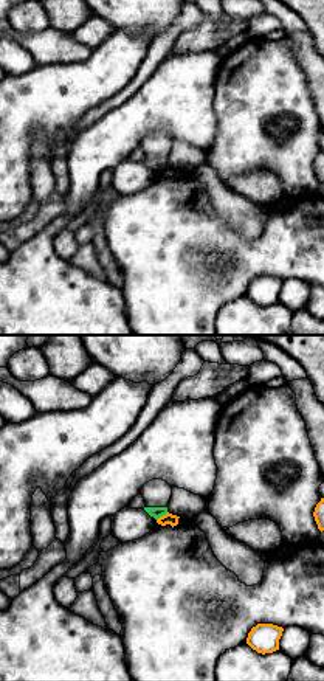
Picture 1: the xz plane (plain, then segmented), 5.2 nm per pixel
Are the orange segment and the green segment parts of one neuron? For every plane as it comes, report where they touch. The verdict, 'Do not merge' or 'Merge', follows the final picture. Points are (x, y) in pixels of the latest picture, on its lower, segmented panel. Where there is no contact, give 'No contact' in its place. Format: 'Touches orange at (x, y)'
Touches orange at (163, 515)

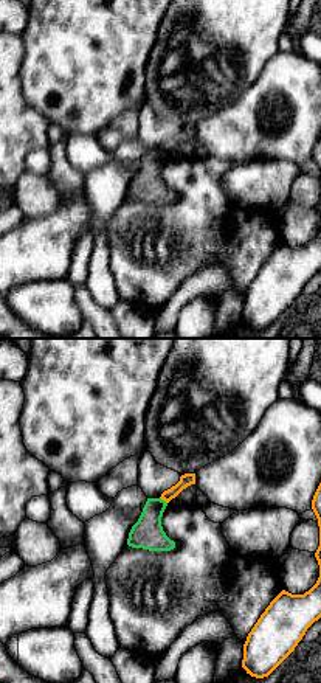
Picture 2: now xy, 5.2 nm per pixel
Touches orange at (163, 499)

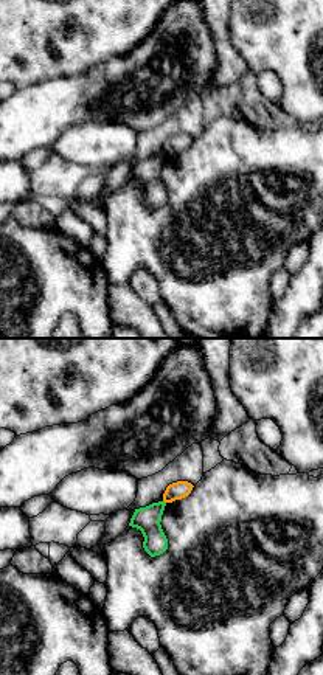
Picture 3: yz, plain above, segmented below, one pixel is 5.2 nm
No contact

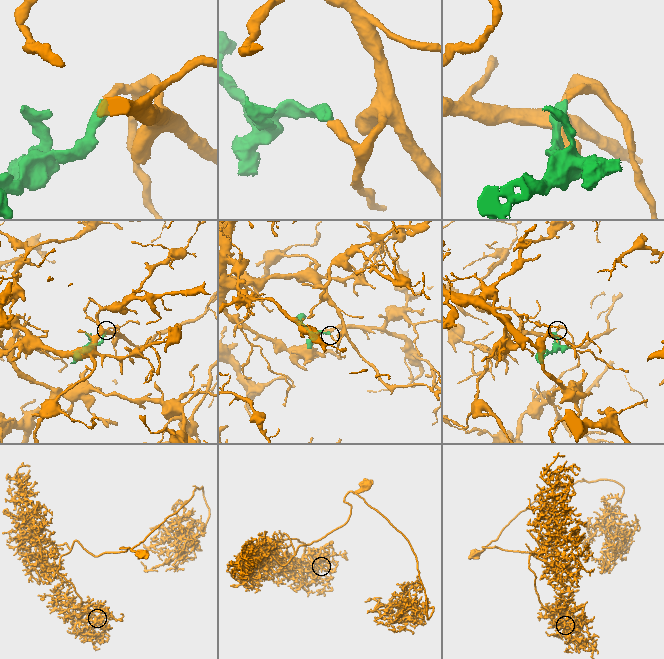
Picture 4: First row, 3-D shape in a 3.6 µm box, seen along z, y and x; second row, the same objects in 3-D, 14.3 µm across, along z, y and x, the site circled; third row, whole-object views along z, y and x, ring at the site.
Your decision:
Do not merge

